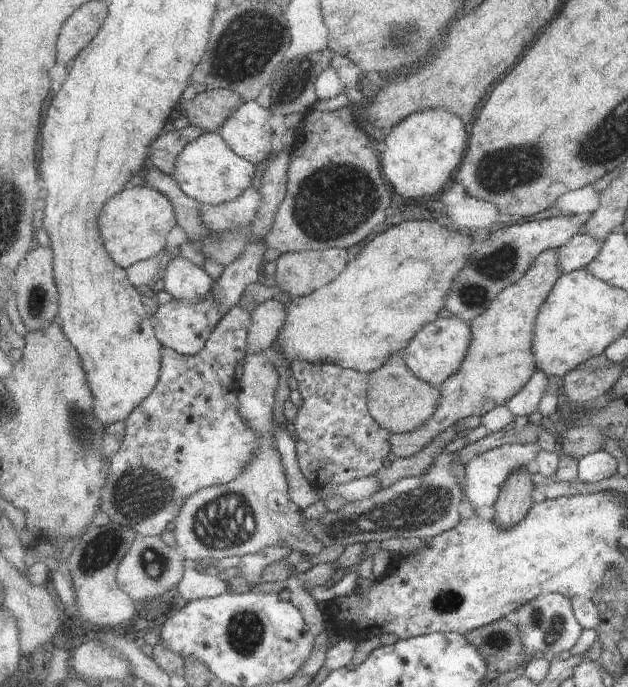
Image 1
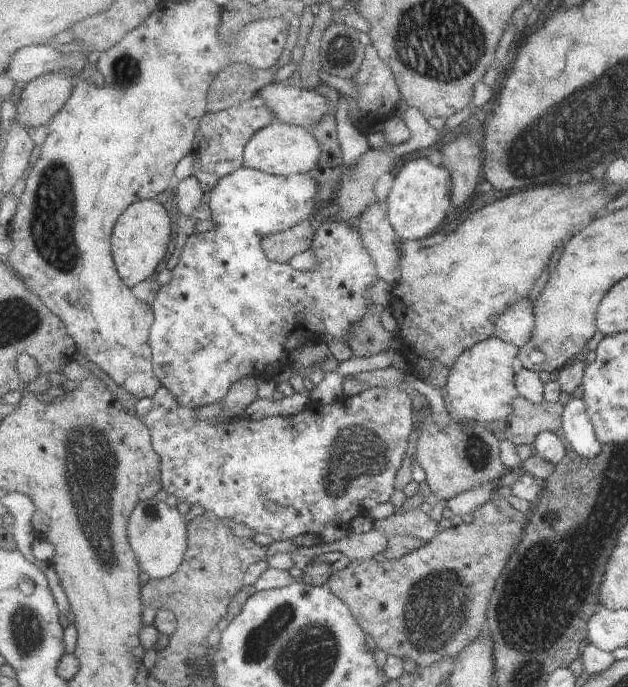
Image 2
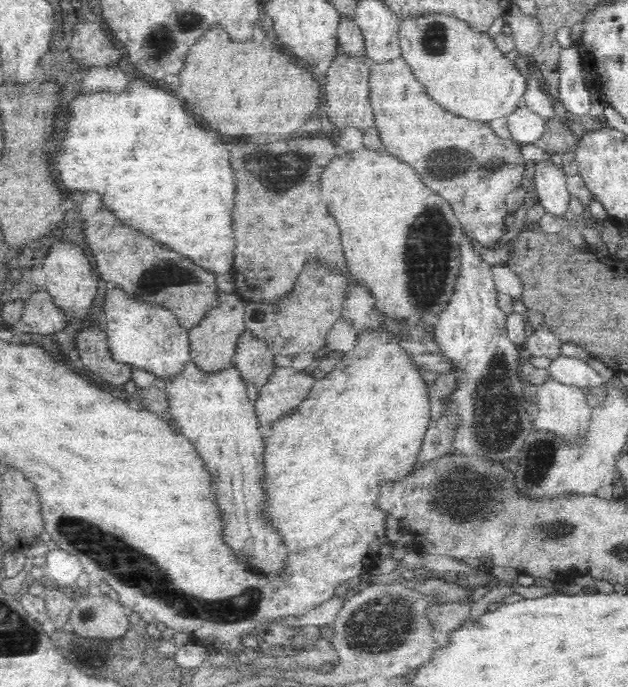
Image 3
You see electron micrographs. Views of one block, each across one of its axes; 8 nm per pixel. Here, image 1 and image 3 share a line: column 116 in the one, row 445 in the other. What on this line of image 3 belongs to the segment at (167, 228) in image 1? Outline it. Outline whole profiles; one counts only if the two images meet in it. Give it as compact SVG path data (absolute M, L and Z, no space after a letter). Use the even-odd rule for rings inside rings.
M192 359L184 363L181 371L159 382L168 396L166 416L196 444L208 470L214 474L218 504L228 522L226 541L246 565L260 573L275 575L282 568L286 552L282 550L280 538L276 538L276 531L262 517L261 506L265 501L261 485L263 435L255 405L246 395L246 383L234 364L210 372L200 369Z

